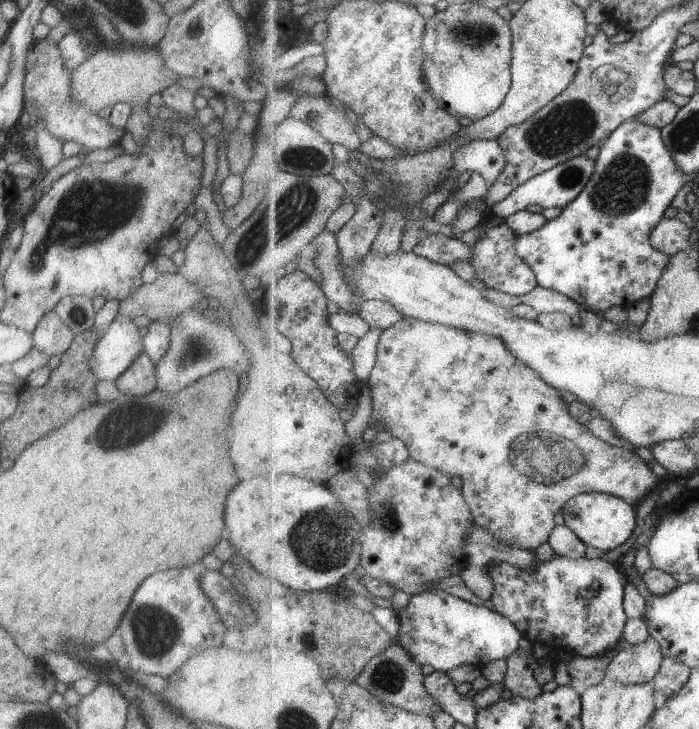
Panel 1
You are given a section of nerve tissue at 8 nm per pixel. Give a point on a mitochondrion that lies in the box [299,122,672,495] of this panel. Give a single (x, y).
(544, 456)

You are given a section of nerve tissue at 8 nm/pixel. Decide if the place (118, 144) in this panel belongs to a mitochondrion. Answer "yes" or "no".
no

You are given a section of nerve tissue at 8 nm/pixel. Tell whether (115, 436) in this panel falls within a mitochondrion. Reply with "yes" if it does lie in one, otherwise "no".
yes

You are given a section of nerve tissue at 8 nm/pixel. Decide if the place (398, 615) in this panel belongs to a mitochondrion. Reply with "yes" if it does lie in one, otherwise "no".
no

